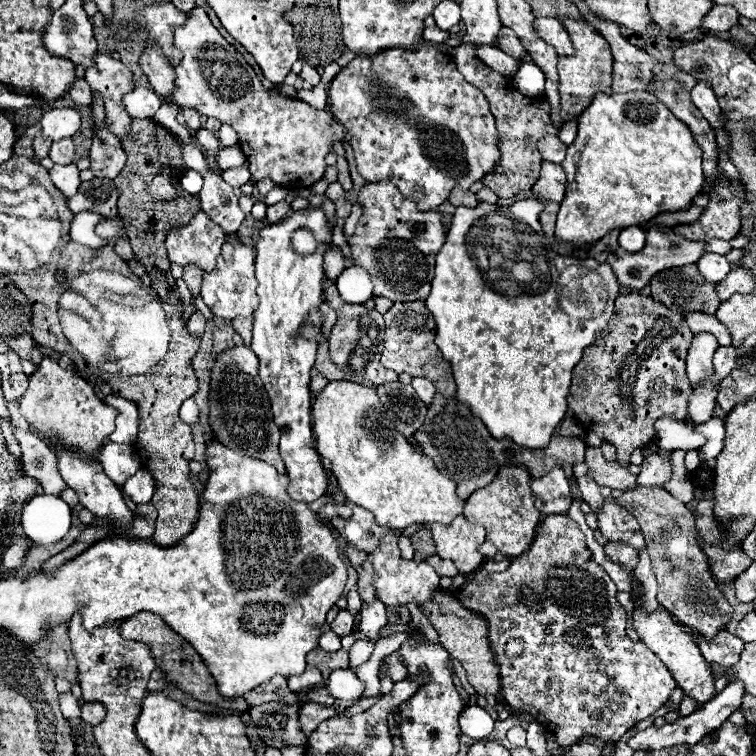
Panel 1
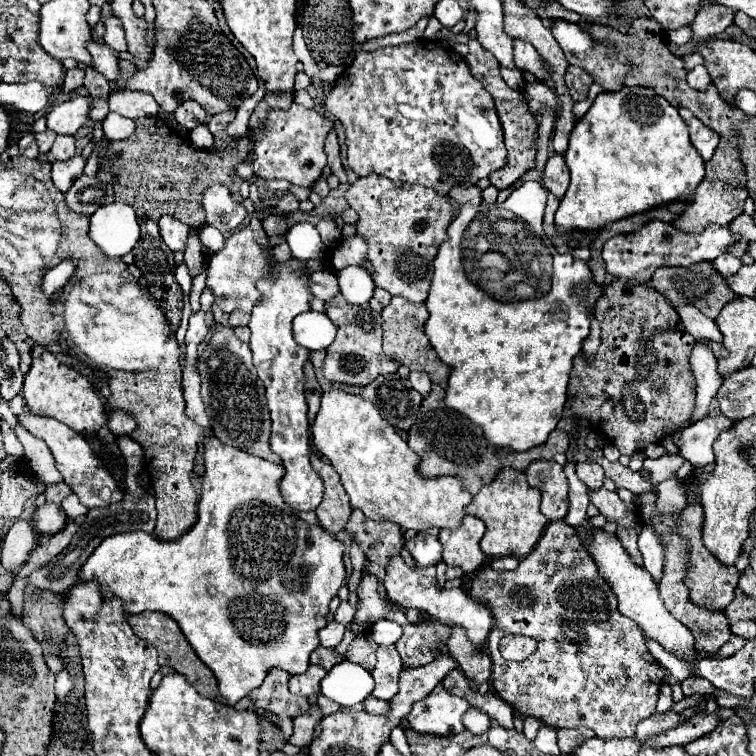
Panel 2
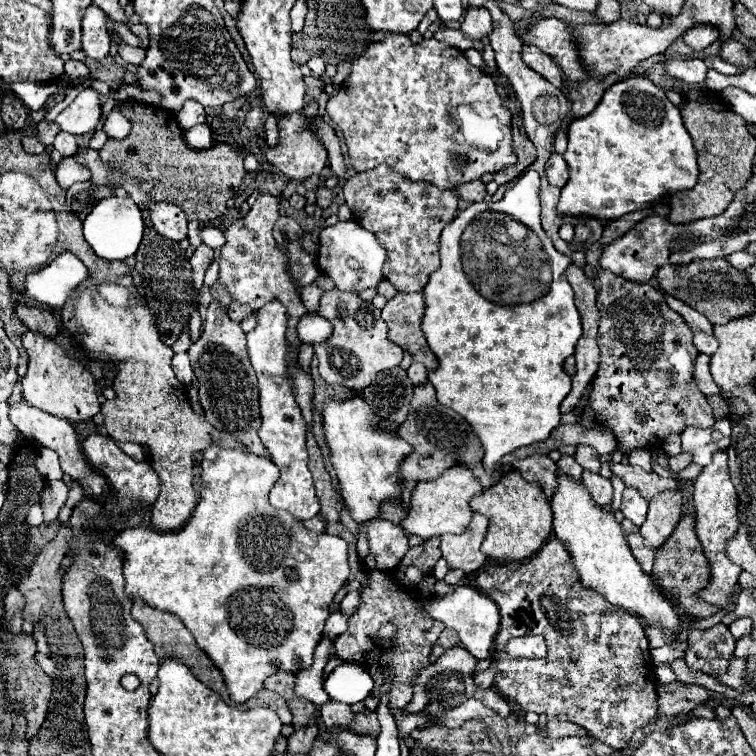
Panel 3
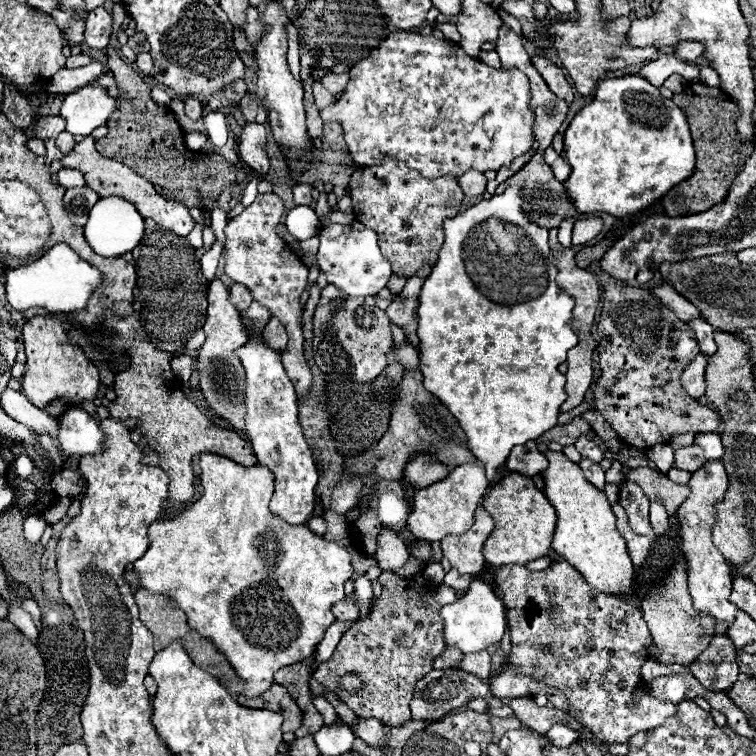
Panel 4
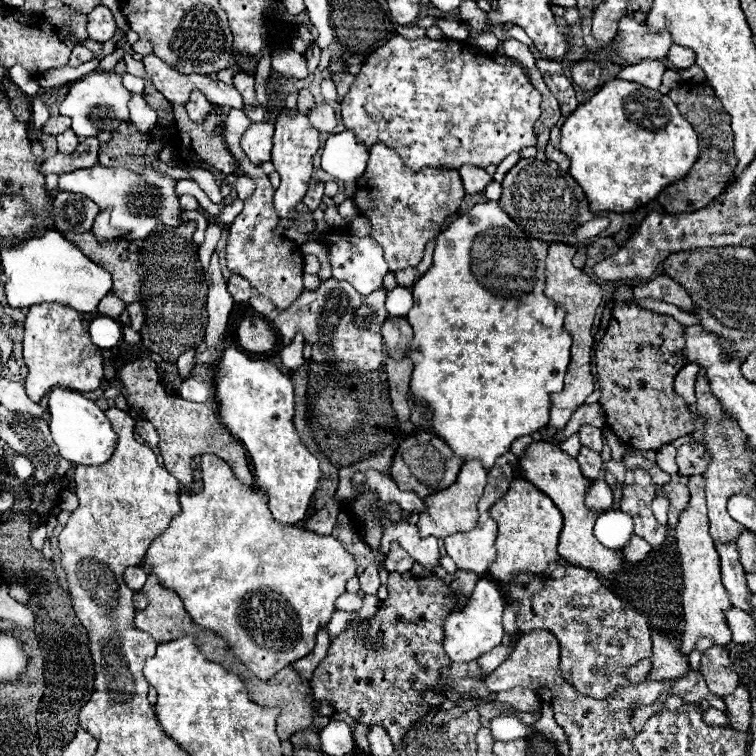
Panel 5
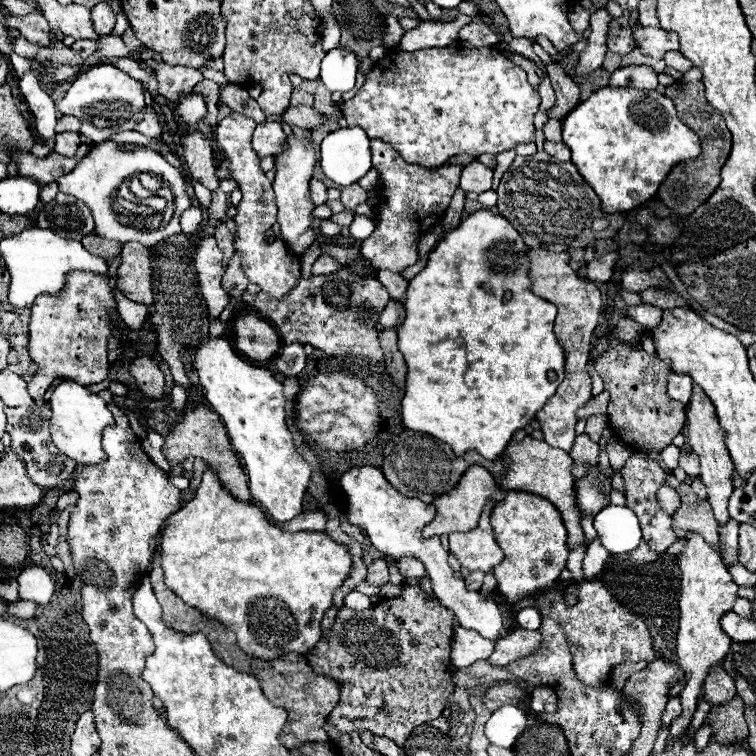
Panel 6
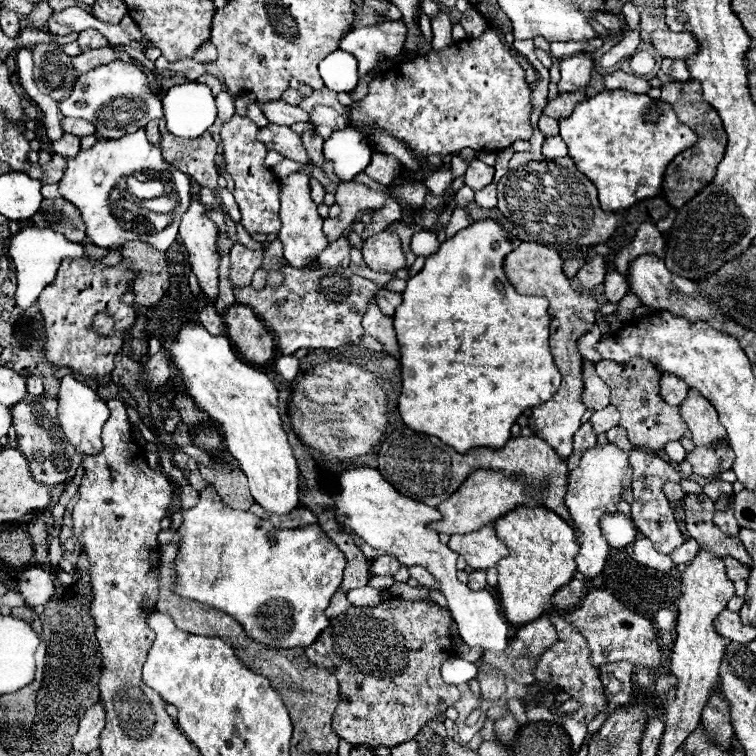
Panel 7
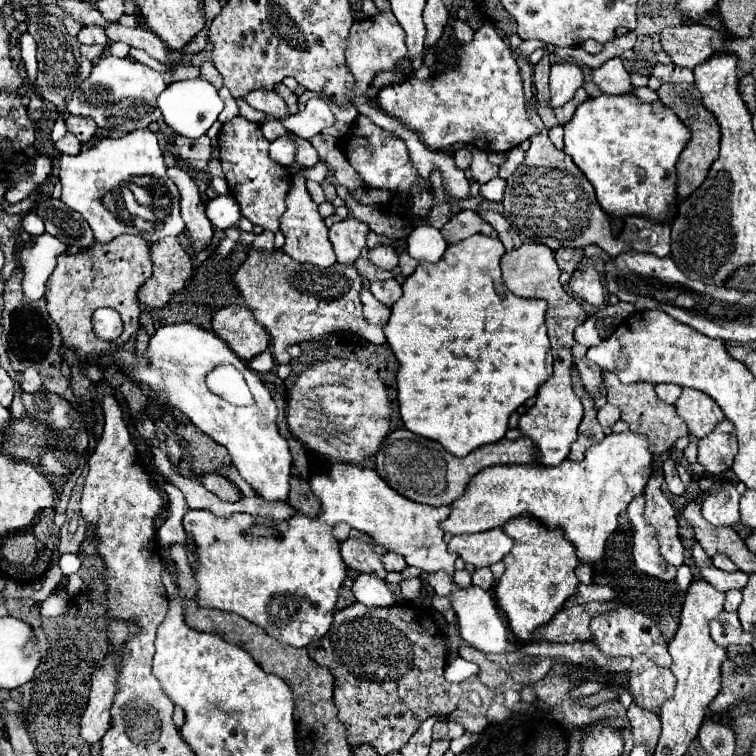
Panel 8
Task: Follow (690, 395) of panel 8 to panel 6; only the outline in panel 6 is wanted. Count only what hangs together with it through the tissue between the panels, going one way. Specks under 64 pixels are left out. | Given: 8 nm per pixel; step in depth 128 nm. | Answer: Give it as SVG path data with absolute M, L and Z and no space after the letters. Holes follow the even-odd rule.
M694 384L694 394L692 394L692 400L688 404L686 416L688 416L688 444L700 456L700 468L702 468L700 480L708 488L708 502L712 506L716 522L726 524L730 520L730 516L728 516L728 498L730 498L730 494L734 490L734 484L732 484L734 464L732 464L730 452L726 448L726 432L718 424L714 404L708 400L708 396L704 394L704 390L698 384Z

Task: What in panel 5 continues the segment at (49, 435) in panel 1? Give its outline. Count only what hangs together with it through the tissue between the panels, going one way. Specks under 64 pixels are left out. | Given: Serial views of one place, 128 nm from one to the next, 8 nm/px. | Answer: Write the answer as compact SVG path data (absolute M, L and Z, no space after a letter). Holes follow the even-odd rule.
M36 304L28 310L24 322L24 362L28 366L26 394L34 402L40 402L52 388L62 386L76 392L94 392L104 376L102 356L82 328L82 314L62 304Z

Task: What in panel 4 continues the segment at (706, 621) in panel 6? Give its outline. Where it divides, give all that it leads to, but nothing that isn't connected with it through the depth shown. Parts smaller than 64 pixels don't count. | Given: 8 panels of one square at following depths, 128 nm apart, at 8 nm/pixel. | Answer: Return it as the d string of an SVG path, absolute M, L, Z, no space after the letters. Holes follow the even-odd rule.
M708 460L704 466L700 466L696 472L692 472L692 478L688 482L690 496L678 510L680 518L680 536L682 536L682 550L688 560L688 588L696 610L708 612L714 616L714 620L724 620L732 624L736 618L738 608L730 604L728 592L732 590L732 568L724 556L720 556L720 550L712 542L712 528L716 524L716 504L724 498L728 490L728 476L724 470L724 464L720 460Z

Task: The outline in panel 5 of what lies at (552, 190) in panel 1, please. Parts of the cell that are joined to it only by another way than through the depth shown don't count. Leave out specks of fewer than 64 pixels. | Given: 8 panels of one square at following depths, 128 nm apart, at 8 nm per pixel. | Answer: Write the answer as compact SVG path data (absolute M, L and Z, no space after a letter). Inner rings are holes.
M550 144L546 146L546 156L548 156L550 160L554 160L554 162L564 170L564 172L570 168L570 160L568 160L568 158L558 150L558 148L554 148L554 146L550 146Z

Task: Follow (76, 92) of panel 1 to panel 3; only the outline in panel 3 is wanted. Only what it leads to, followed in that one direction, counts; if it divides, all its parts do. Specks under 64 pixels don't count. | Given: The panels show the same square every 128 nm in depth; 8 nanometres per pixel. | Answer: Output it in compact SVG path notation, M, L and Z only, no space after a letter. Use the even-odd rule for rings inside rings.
M68 60L66 66L64 66L64 74L66 74L68 78L78 80L78 78L86 78L86 76L90 74L90 70L88 70L86 64L82 64L82 62L78 62L78 60Z

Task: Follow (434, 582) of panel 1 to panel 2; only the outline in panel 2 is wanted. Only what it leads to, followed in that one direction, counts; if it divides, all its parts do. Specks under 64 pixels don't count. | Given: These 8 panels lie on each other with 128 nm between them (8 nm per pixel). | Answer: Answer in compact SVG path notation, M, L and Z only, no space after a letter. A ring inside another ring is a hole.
M400 554L392 556L392 560L386 564L386 578L384 578L384 588L388 592L388 598L394 604L400 604L404 608L418 608L422 612L426 612L428 616L440 620L440 622L454 622L458 626L462 626L468 632L468 638L474 642L476 648L484 648L490 628L492 628L492 616L490 610L482 604L476 604L462 588L440 588L436 584L430 584L430 578L435 579L435 566L426 568L412 568L406 566L406 562L402 560Z

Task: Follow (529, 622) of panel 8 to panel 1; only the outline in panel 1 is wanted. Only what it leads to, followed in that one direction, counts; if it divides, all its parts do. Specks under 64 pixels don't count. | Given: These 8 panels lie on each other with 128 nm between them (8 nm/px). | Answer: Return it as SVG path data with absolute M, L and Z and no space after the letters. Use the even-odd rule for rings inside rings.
M506 466L496 478L476 490L464 504L464 518L472 524L486 528L486 542L478 548L486 558L516 558L528 550L534 540L534 530L542 514L534 508L534 496L530 490L532 476L524 466Z

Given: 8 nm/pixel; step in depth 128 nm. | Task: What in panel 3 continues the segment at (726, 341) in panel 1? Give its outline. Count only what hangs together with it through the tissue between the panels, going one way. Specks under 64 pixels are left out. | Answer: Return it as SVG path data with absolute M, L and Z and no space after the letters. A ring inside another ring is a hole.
M666 294L666 302L668 302L668 306L670 306L672 310L676 310L676 312L688 322L688 326L692 328L692 332L708 332L708 334L712 334L712 324L708 322L706 316L702 316L702 314L696 312L694 308L688 308L684 302L676 300L674 296L668 296L668 294Z

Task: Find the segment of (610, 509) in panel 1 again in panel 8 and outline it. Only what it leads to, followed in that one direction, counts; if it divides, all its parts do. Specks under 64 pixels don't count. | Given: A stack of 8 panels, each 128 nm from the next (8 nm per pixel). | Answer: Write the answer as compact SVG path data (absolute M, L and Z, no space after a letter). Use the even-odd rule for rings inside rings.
M576 370L572 372L572 382L574 382L576 394L580 396L580 400L584 404L584 418L582 418L582 422L578 426L578 438L576 438L576 442L572 442L572 450L570 450L568 460L580 462L580 460L584 460L584 452L592 444L596 444L596 442L600 442L604 438L604 432L602 432L602 428L600 428L600 424L596 420L596 410L592 408L594 406L594 400L586 398L586 392L584 392L584 388L580 384L580 378L578 378L578 372Z

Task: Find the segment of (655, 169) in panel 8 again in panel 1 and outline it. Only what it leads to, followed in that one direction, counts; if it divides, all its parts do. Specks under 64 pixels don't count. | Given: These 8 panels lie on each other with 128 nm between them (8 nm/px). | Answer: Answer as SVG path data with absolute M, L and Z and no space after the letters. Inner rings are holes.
M650 92L612 96L596 94L592 104L578 118L576 140L572 146L568 146L562 168L568 182L556 220L556 240L576 244L576 248L598 242L612 230L644 226L660 212L678 212L690 208L692 200L698 196L698 192L702 192L706 182L702 174L702 150L698 148L692 132ZM620 100L624 102L622 110L616 108Z

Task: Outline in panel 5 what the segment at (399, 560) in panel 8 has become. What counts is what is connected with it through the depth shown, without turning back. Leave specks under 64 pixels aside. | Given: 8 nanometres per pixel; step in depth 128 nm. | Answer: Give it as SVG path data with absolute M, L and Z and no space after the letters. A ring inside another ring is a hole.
M370 564L370 566L364 570L364 574L360 576L360 590L362 590L364 594L368 594L368 592L376 594L378 588L380 588L378 568L376 568L376 564Z

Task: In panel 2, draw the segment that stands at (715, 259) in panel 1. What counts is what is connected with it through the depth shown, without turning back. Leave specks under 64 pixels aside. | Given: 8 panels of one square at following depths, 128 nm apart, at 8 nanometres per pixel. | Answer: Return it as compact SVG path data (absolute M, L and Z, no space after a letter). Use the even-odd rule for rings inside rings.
M722 254L716 260L712 260L712 268L716 268L716 272L720 272L720 276L732 276L736 270L740 270L740 258L732 256L732 254Z

